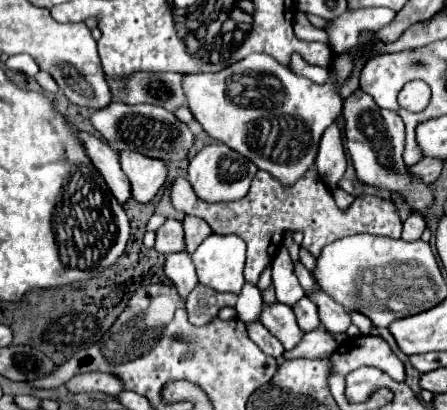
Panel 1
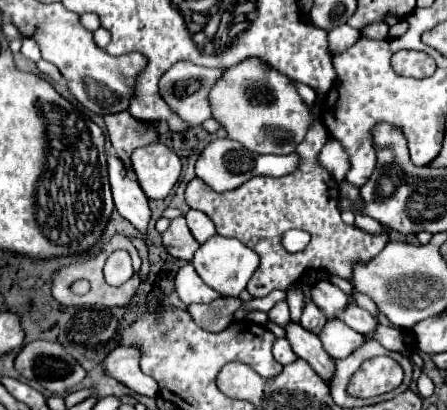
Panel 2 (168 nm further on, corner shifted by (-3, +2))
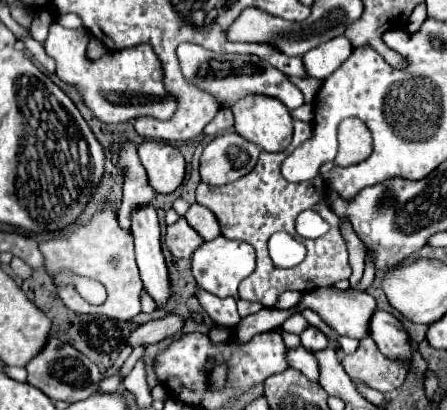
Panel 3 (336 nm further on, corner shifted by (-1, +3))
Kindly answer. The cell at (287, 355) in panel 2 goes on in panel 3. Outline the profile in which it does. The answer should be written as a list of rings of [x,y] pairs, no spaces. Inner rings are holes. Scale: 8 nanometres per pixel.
[[[303,346],[287,350],[287,364],[301,370],[309,380],[317,382],[317,362],[313,360],[313,356]]]

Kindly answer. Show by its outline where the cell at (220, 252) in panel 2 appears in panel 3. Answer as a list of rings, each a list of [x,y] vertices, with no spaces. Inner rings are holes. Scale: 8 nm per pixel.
[[[219,236],[211,242],[203,242],[195,254],[193,254],[193,276],[201,288],[205,288],[211,294],[217,294],[221,298],[235,296],[237,286],[255,270],[255,248],[241,242],[241,240],[229,240],[225,236]]]

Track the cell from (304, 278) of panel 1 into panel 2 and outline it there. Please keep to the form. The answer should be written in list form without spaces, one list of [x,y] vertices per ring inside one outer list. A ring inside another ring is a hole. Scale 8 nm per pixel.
[[[317,281],[315,287],[311,289],[313,303],[325,313],[327,319],[335,319],[351,301],[347,293],[343,293],[337,285],[329,281]]]

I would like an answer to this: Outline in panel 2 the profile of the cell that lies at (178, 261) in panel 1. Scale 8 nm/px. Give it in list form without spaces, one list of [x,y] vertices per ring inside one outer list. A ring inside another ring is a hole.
[[[191,263],[183,265],[183,269],[179,269],[179,273],[175,277],[175,291],[179,293],[179,297],[185,305],[211,303],[211,301],[223,297],[203,283],[203,279],[197,275],[197,271],[193,269]]]

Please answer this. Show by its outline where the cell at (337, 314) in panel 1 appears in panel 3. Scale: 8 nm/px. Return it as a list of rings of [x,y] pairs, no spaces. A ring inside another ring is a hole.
[[[375,310],[375,314],[369,320],[369,336],[375,340],[375,344],[385,356],[411,360],[409,336],[403,330],[401,322],[393,318],[389,312]]]

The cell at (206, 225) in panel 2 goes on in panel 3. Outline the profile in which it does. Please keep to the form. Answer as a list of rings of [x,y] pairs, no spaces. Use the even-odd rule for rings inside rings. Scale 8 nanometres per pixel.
[[[193,204],[187,214],[185,214],[185,220],[189,222],[189,226],[203,238],[203,240],[213,240],[217,238],[221,232],[219,232],[219,222],[215,218],[215,214],[211,210],[207,210],[205,206],[199,206],[199,204]]]

